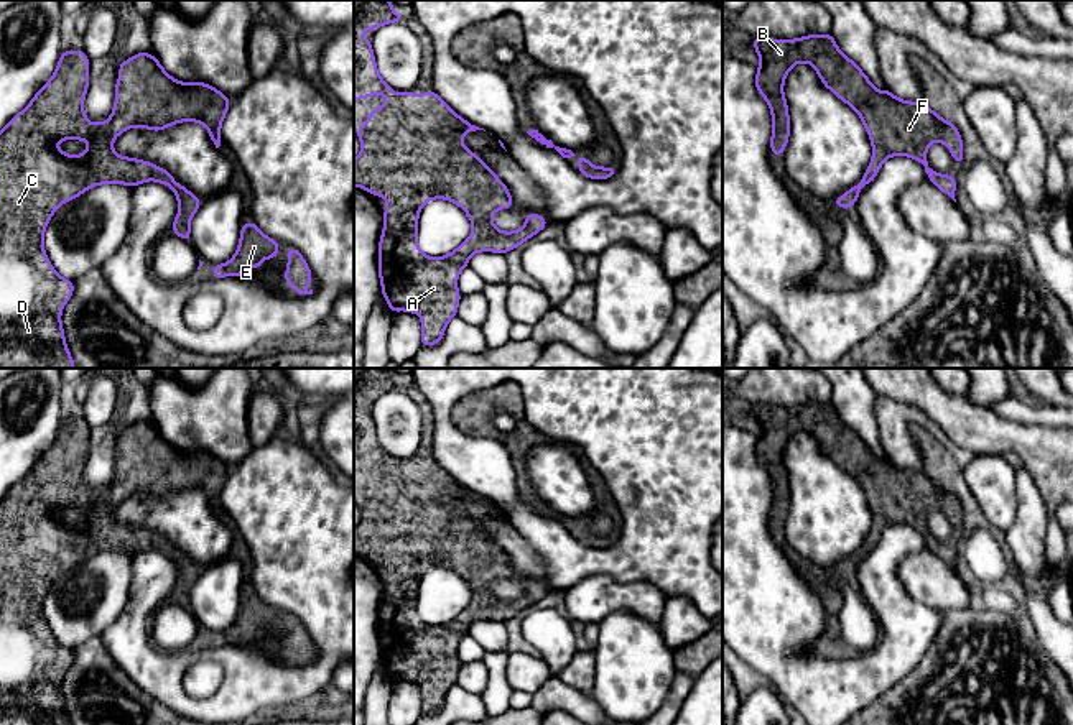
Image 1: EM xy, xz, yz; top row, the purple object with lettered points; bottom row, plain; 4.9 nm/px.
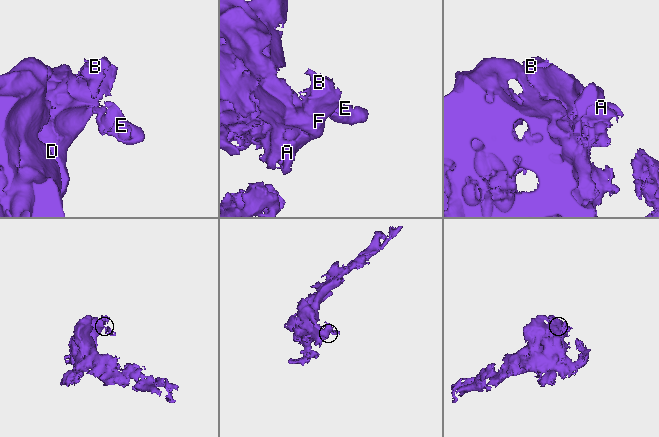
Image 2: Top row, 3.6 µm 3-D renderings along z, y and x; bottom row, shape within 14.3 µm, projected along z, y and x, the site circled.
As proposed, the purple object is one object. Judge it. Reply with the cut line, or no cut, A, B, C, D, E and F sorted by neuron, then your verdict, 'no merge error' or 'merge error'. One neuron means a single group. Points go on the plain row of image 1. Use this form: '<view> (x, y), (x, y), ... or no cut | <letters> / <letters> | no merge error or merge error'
no cut | A B C D E F | no merge error

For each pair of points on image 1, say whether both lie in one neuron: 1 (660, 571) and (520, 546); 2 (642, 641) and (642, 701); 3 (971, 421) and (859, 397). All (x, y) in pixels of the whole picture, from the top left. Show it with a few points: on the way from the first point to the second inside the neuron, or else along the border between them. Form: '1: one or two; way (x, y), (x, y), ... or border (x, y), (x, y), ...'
1: two; border (507, 518), (543, 563), (548, 582)
2: one; way (642, 656), (644, 686)
3: two; border (871, 385), (877, 393)

